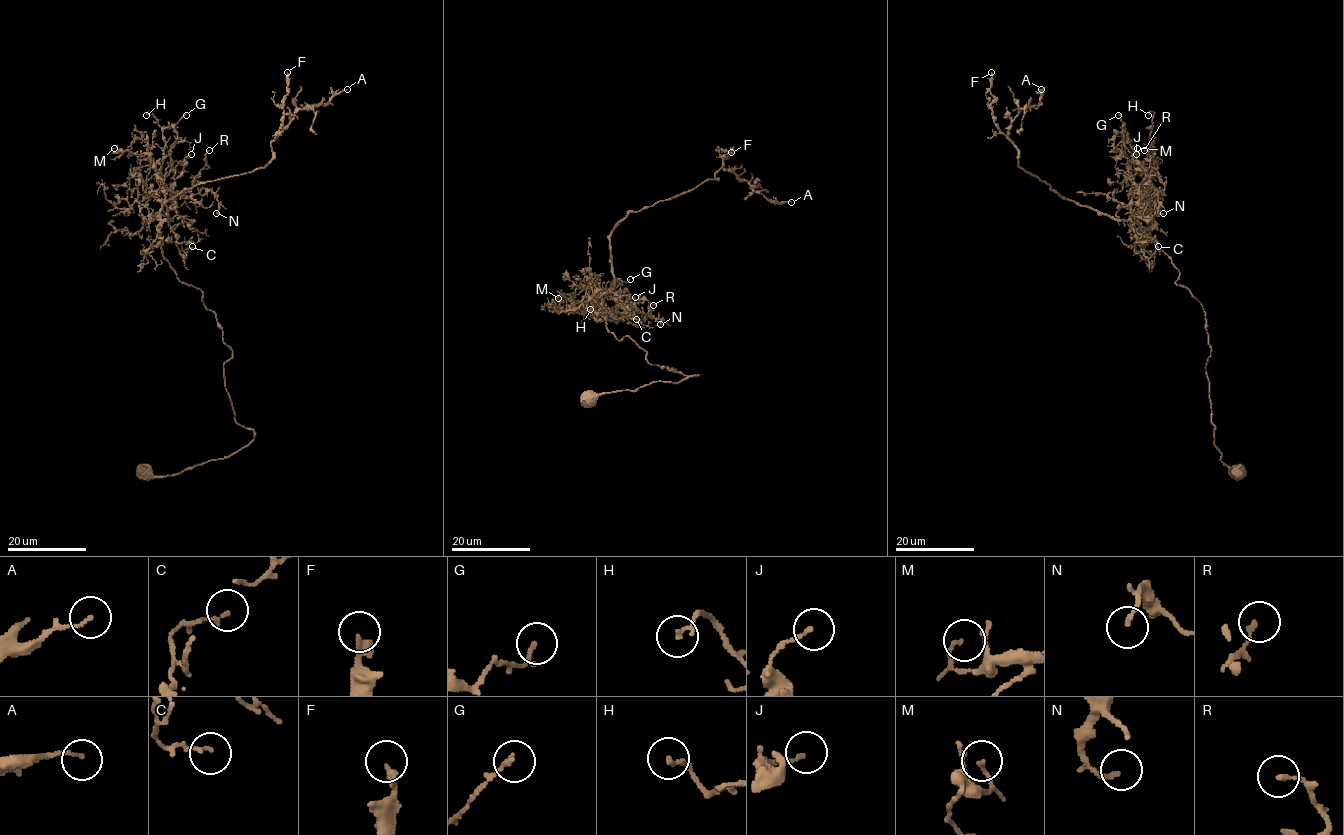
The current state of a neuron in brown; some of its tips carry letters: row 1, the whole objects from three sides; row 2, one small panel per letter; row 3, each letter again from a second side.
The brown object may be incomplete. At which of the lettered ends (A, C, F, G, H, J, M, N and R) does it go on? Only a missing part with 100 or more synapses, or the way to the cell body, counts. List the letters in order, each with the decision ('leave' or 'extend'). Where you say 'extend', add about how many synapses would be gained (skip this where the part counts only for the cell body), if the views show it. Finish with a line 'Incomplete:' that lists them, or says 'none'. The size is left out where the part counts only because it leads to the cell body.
A: leave
C: leave
F: leave
G: leave
H: leave
J: leave
M: leave
N: leave
R: leave
Incomplete: none

